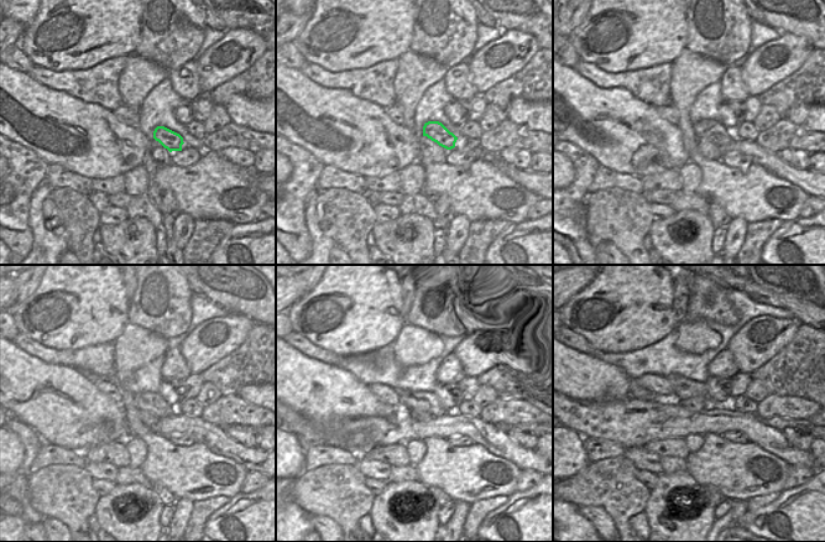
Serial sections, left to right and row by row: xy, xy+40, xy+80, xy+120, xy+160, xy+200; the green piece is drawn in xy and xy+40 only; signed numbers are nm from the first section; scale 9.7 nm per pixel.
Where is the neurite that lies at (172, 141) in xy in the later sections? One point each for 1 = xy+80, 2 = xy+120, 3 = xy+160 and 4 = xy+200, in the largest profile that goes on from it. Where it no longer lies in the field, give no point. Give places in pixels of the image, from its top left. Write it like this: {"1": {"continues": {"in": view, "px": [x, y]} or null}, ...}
{"1": {"continues": {"in": "xy+80", "px": [714, 131]}}, "2": {"continues": {"in": "xy+120", "px": [151, 402]}}, "3": {"continues": {"in": "xy+160", "px": [429, 402]}}, "4": {"continues": {"in": "xy+200", "px": [683, 387]}}}

